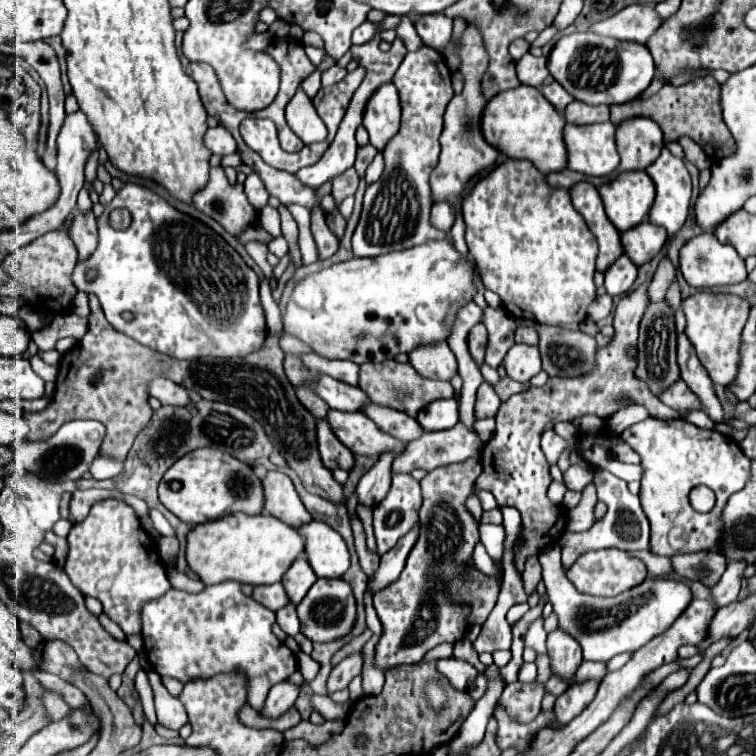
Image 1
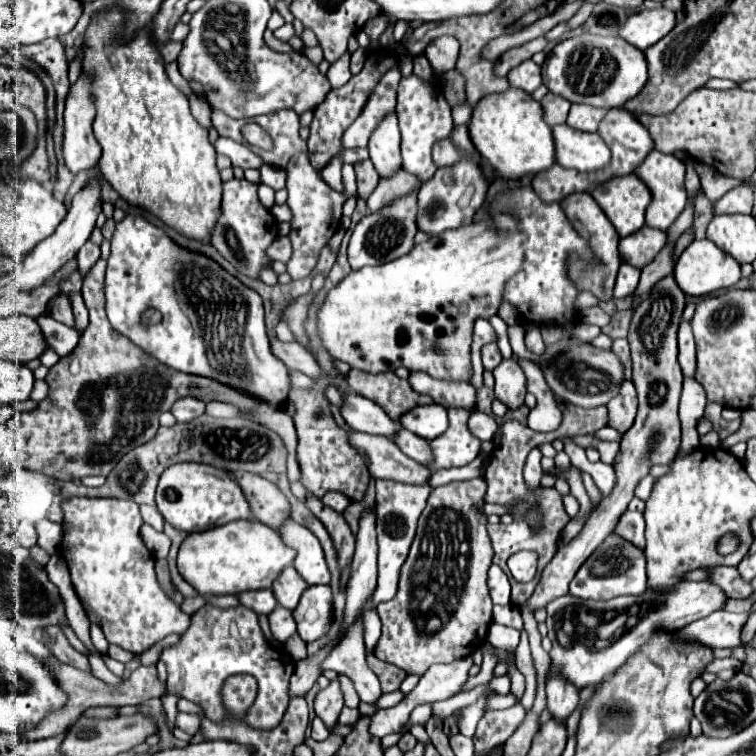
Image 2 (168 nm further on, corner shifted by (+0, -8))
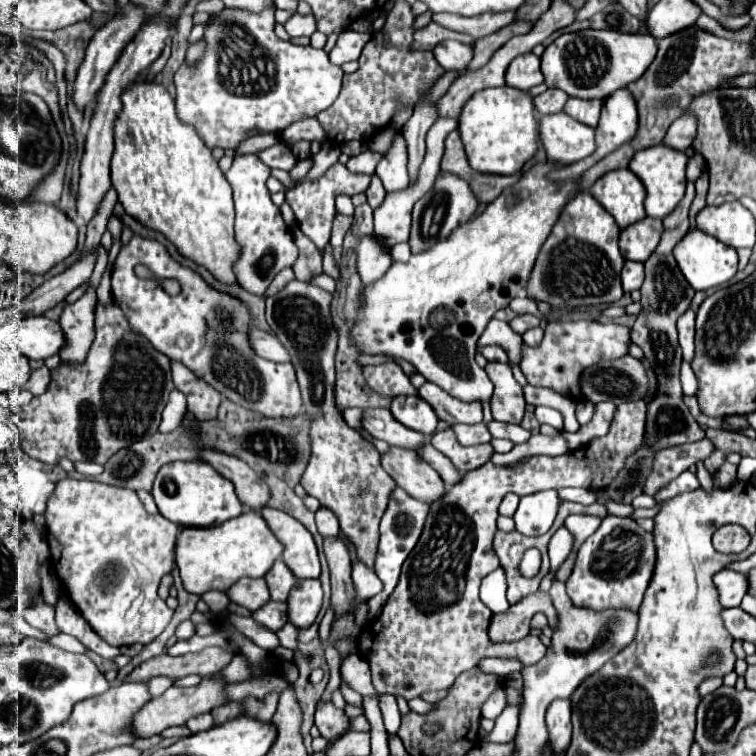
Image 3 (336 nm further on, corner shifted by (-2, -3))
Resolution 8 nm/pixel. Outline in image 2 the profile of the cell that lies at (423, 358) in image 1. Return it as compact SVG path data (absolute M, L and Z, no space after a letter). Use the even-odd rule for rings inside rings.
M413 371L409 375L409 383L415 391L433 397L435 403L443 407L467 407L469 411L475 409L475 389L469 383L431 379L431 375L419 371Z

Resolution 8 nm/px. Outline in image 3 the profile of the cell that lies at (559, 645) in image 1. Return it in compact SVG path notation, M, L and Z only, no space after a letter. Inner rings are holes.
M555 700L547 708L547 730L549 746L553 754L561 754L569 748L571 742L571 702Z

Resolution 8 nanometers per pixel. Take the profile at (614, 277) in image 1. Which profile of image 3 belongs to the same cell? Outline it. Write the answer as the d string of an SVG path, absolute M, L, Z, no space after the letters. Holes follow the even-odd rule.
M627 260L625 262L625 268L621 272L621 282L623 282L623 290L625 292L633 292L633 290L639 290L641 284L643 284L643 264L641 262L633 262L633 260Z

